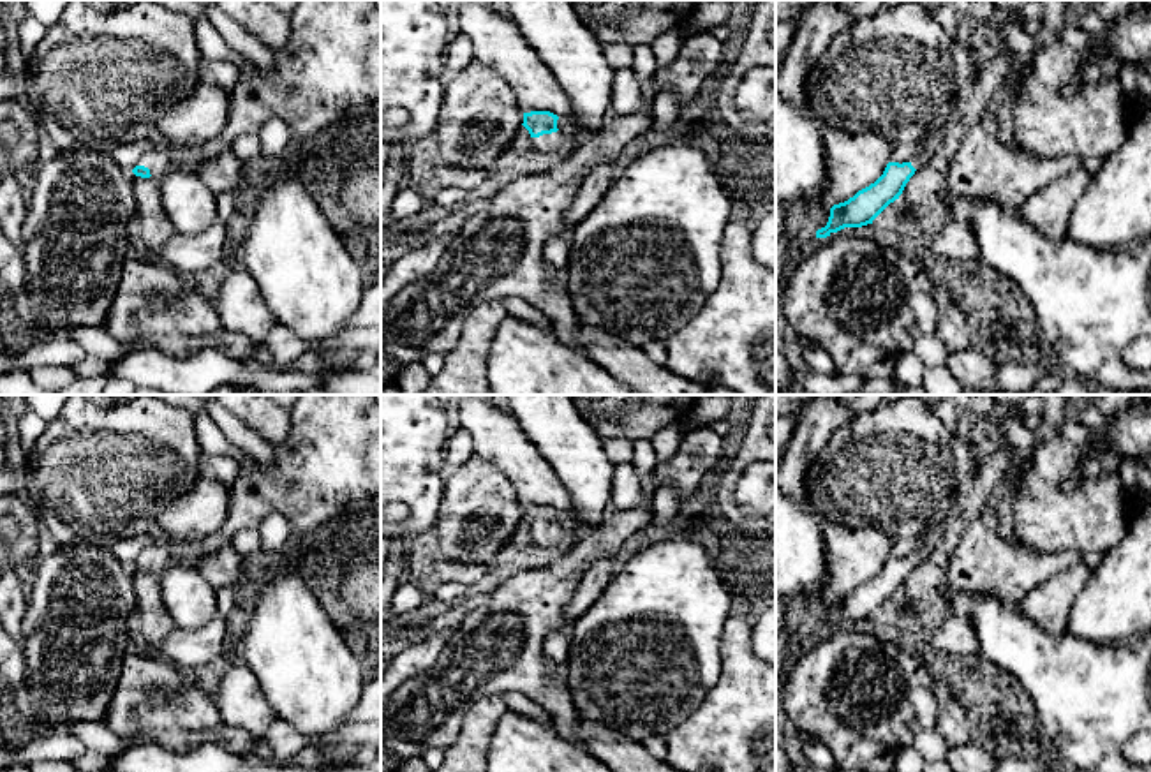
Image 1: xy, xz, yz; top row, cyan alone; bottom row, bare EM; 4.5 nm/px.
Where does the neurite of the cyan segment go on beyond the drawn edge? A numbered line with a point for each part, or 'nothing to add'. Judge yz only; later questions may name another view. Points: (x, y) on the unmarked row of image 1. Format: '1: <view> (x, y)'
1: yz (933, 534)

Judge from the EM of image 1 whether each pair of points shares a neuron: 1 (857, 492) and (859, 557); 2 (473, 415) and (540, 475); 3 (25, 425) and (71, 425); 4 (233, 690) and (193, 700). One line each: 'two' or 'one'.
1: two
2: one
3: two
4: two

